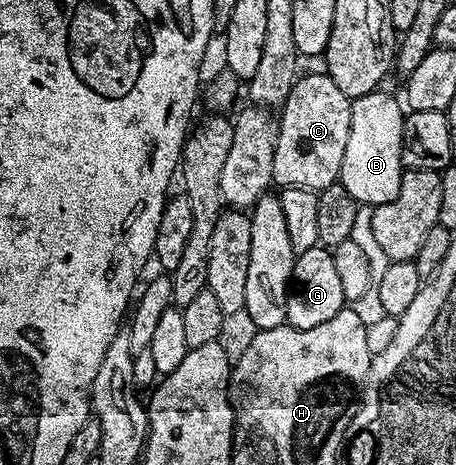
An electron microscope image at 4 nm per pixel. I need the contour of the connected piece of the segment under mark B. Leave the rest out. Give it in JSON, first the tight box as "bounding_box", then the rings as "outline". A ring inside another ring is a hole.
{"bounding_box":[339,89,404,207],"outline":[[[377,89],[368,95],[355,98],[350,107],[348,146],[341,164],[339,184],[345,187],[360,205],[373,207],[396,199],[400,191],[400,179],[404,172],[402,163],[403,104],[396,98]]]}

